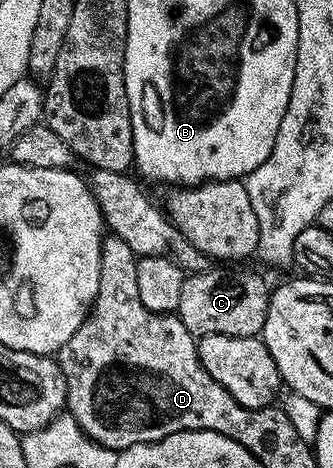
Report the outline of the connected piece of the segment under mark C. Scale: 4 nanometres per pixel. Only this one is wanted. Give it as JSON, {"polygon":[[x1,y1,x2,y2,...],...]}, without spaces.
{"polygon":[[197,271,189,274,182,285,182,297,178,297,178,309,182,325,190,329,190,333,197,337,202,335,229,335,230,337,259,336,264,329,266,321,266,309,268,308,268,296,270,286,260,275,252,271]]}

